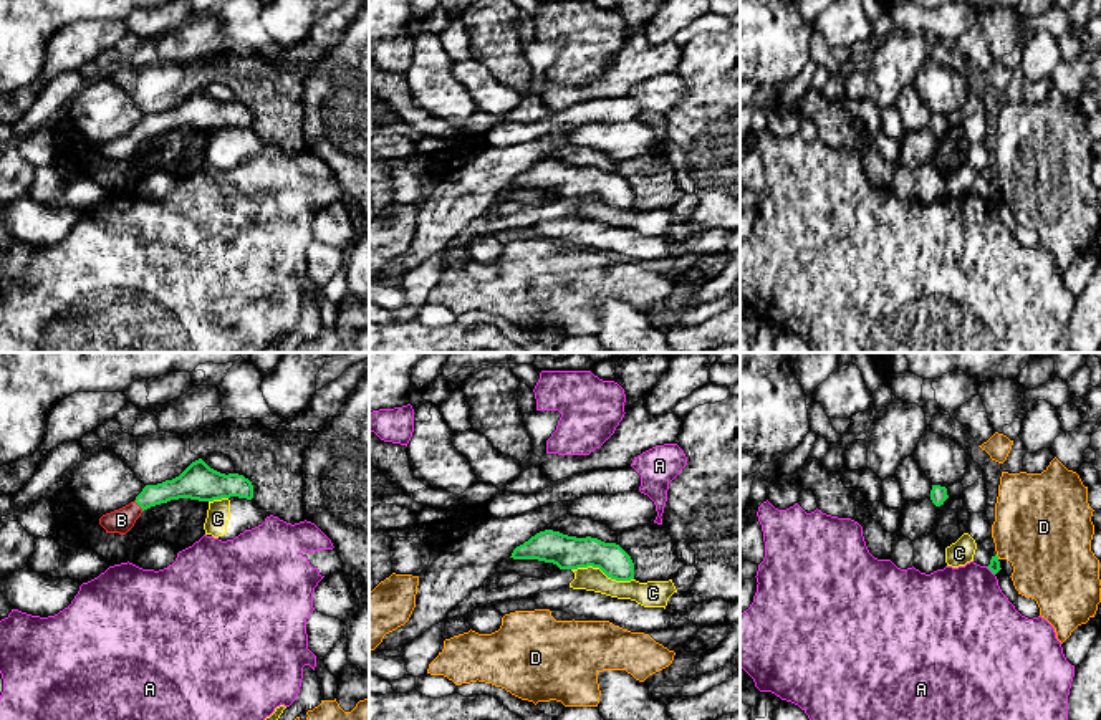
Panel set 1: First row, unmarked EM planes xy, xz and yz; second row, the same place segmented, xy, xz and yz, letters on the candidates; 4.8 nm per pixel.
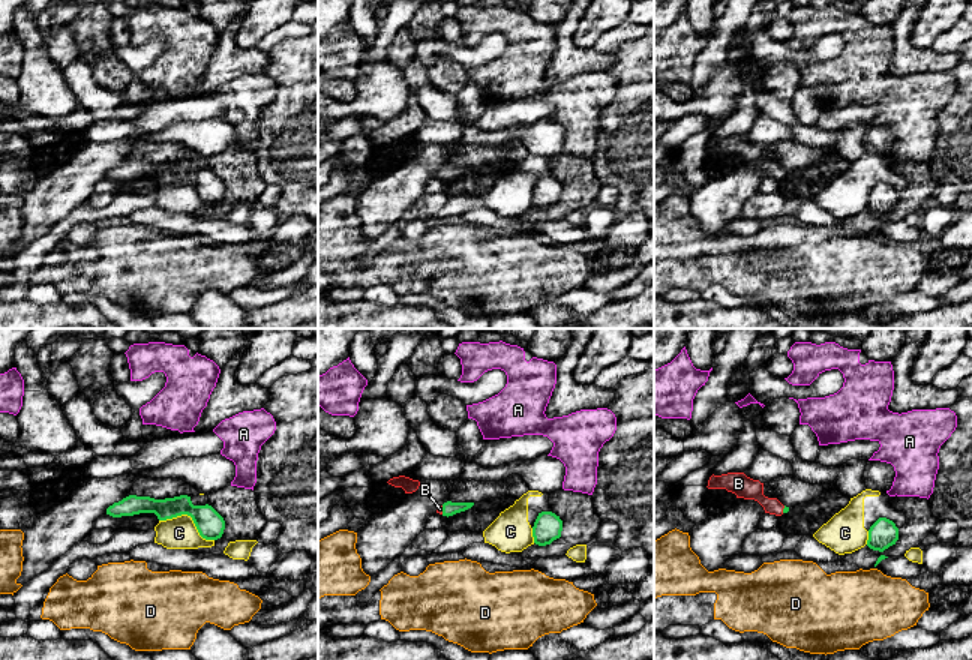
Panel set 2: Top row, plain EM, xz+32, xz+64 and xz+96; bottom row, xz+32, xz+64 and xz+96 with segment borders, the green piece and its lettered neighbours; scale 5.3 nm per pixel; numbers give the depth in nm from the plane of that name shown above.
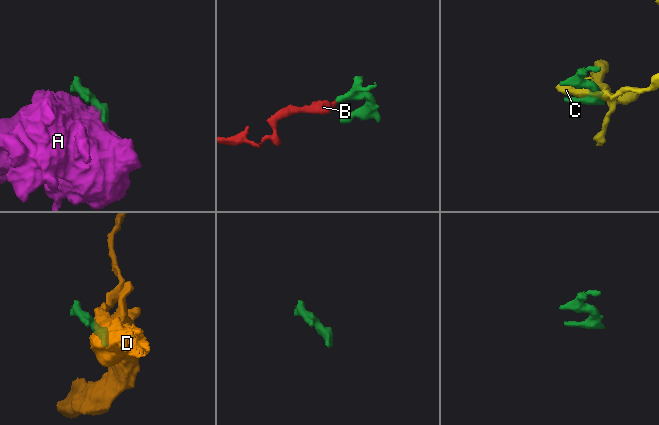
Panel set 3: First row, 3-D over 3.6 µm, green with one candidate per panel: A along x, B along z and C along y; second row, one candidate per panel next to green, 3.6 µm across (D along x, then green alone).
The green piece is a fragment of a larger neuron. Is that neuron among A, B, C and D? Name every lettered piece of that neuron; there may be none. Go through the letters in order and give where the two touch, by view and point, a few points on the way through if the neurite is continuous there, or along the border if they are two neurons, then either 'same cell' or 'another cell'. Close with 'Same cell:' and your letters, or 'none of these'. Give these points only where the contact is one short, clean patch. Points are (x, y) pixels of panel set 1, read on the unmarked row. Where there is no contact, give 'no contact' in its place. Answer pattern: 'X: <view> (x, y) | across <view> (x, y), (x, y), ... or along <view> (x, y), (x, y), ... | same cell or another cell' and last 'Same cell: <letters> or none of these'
A: yz (990, 199) | another cell
B: xy (138, 133) | across xy (186, 115), (154, 123), (138, 133), (121, 149) | same cell
C: xz (603, 201) | along xz (572, 197), (598, 196), (611, 207), (633, 209) | another cell
D: yz (997, 186) | another cell
Same cell: B

